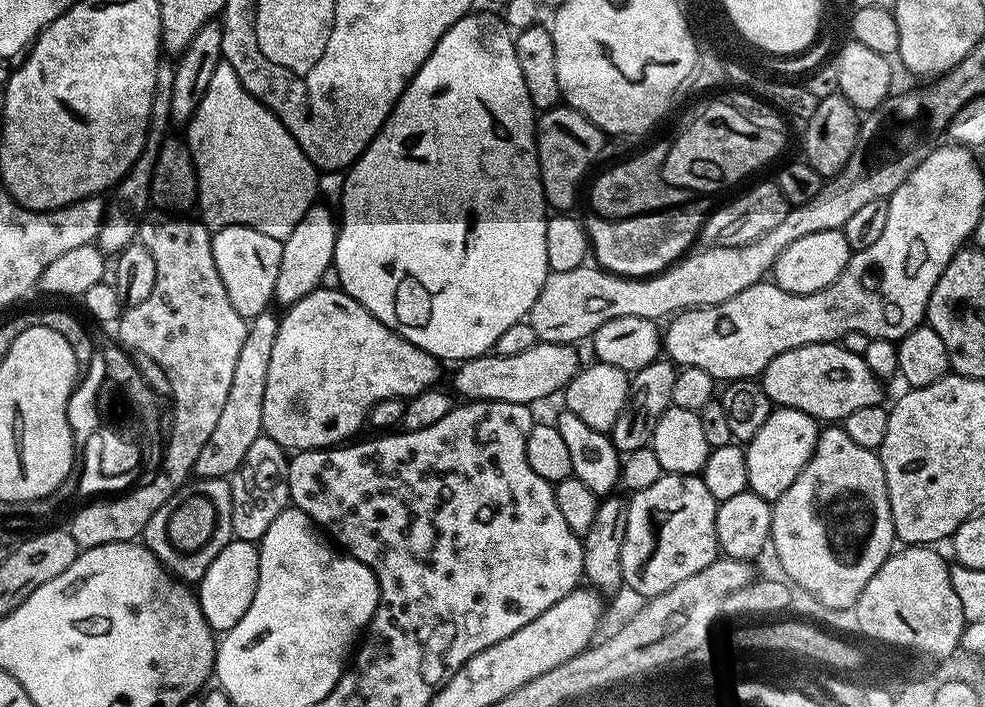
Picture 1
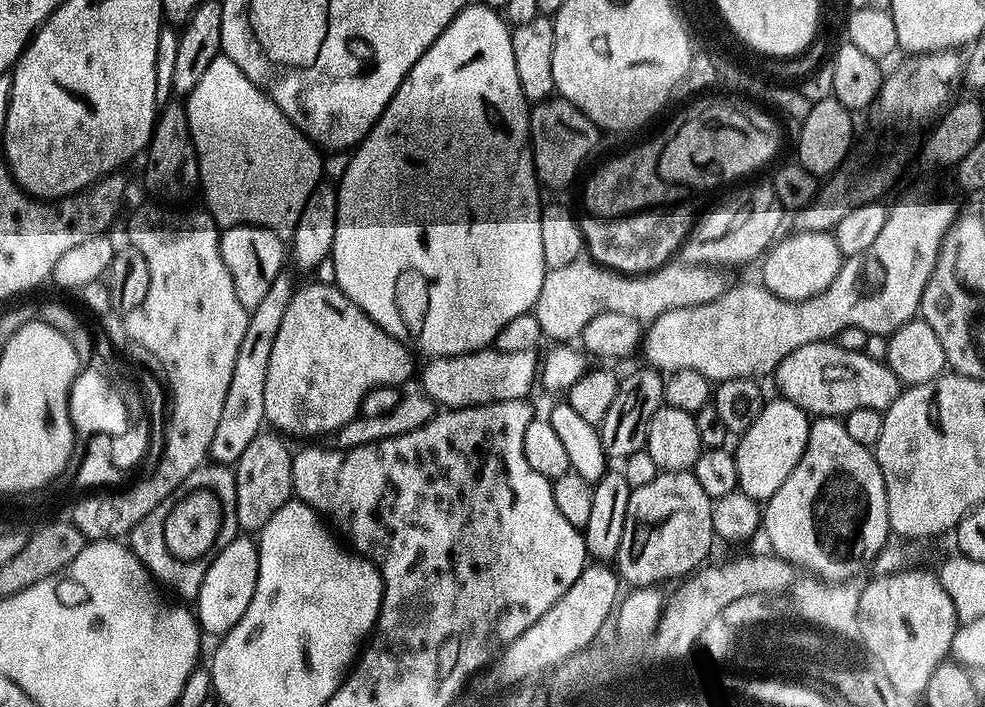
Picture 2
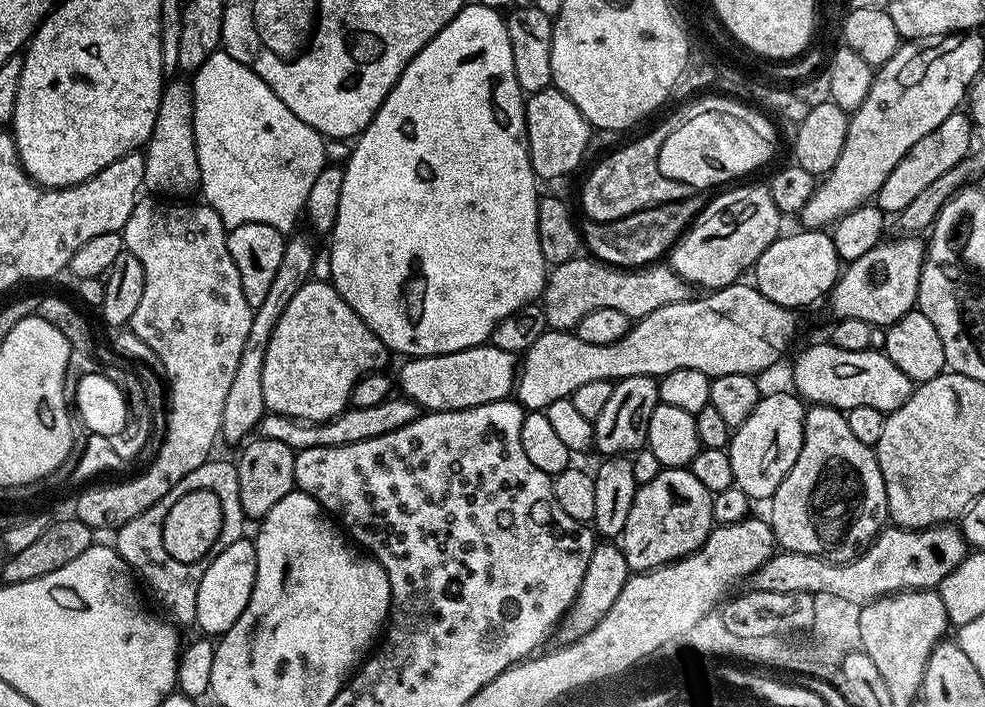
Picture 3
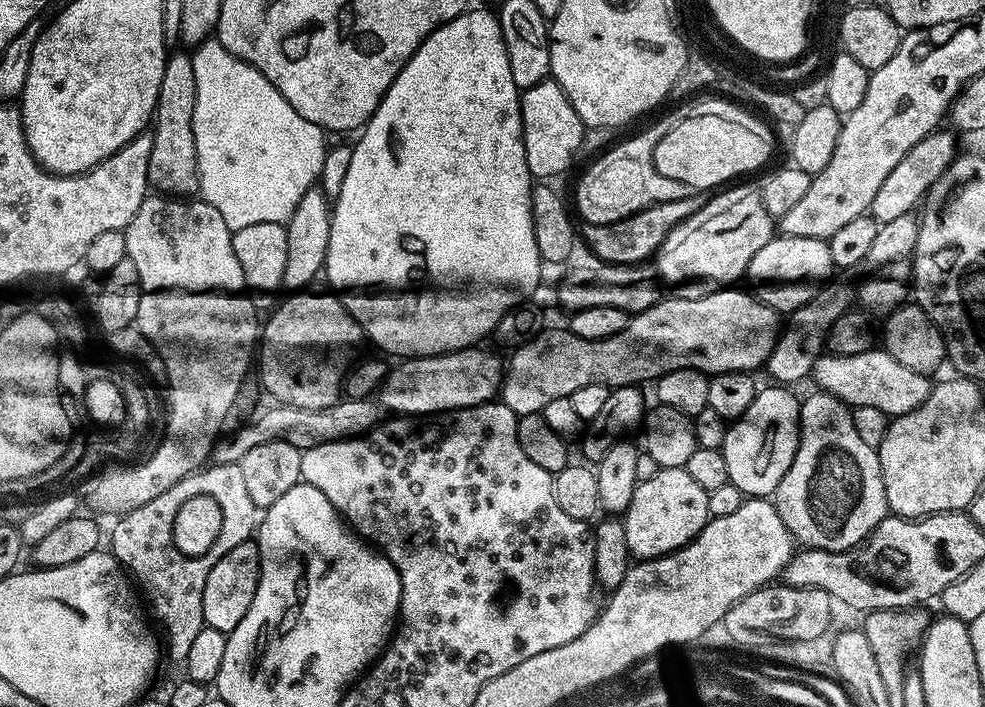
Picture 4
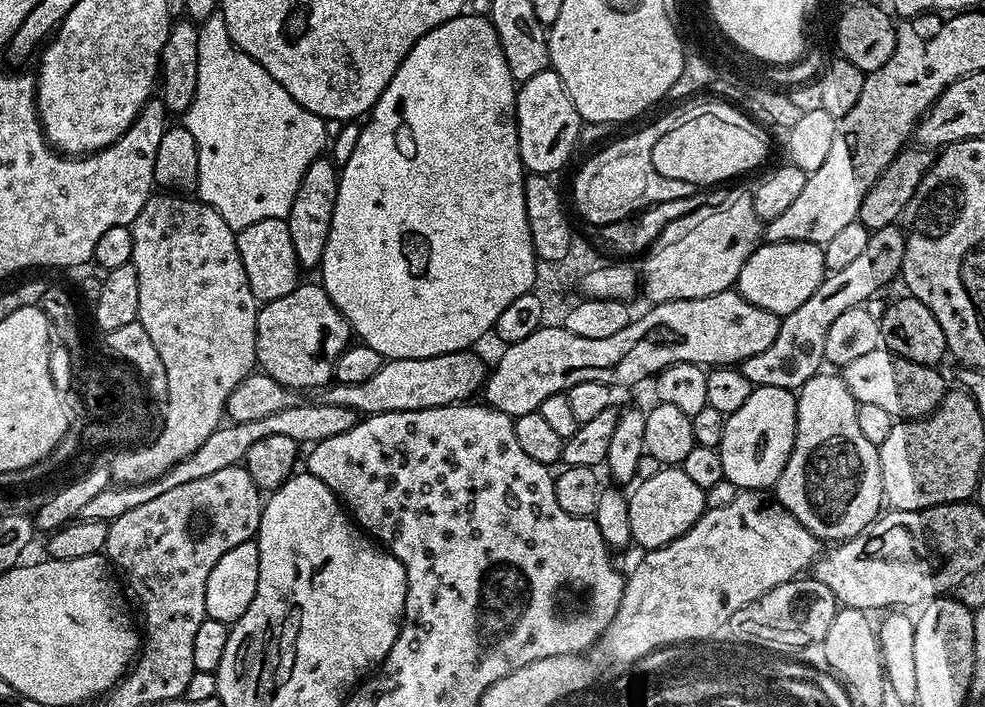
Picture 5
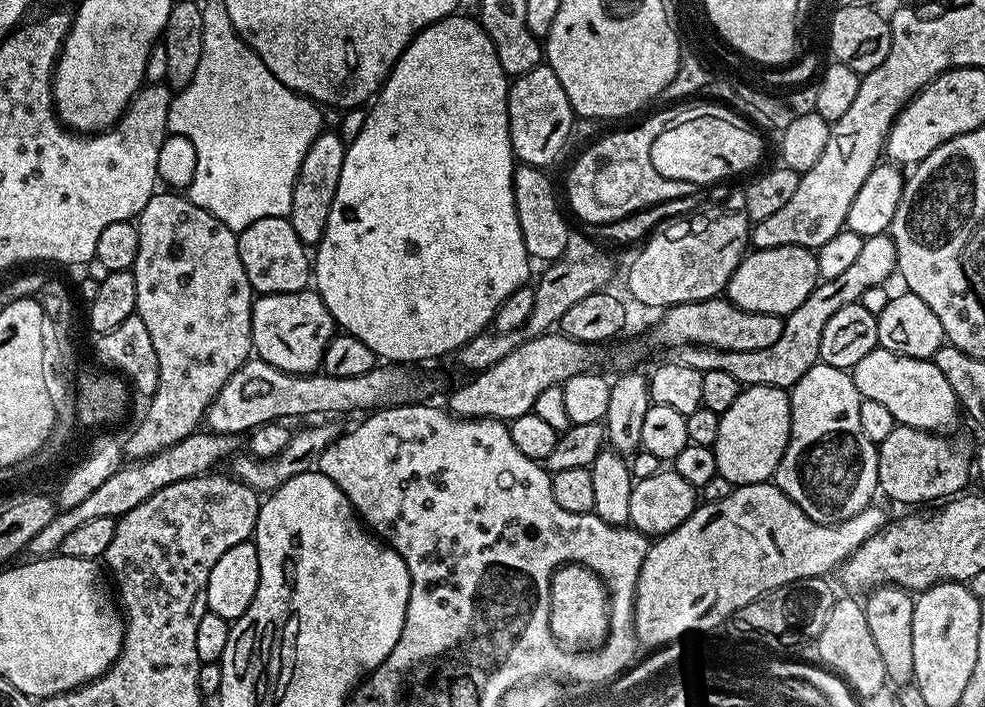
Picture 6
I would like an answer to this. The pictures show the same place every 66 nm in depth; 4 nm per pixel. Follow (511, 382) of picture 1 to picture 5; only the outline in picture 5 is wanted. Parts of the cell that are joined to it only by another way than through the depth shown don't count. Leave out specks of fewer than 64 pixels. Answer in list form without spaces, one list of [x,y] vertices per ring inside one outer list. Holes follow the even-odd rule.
[[[465,350],[463,352],[451,352],[450,354],[442,354],[434,358],[418,358],[417,360],[385,360],[384,365],[378,370],[378,374],[374,374],[374,378],[370,378],[367,382],[354,382],[353,384],[338,384],[331,383],[323,389],[322,400],[323,403],[333,404],[334,406],[350,406],[358,414],[367,414],[370,416],[377,416],[378,414],[386,414],[387,412],[405,412],[406,410],[422,410],[423,408],[437,408],[438,406],[446,406],[447,404],[454,404],[457,402],[468,402],[473,399],[472,396],[481,391],[484,386],[485,380],[488,379],[490,373],[489,365],[484,365],[478,357],[475,356],[475,351]]]

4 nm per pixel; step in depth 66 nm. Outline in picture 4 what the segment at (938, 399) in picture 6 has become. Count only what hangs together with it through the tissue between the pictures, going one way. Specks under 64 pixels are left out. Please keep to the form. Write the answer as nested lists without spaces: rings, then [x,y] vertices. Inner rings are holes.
[[[869,350],[849,356],[825,354],[816,362],[815,380],[817,389],[836,396],[843,404],[852,408],[875,406],[890,418],[901,416],[922,406],[933,386],[933,381],[929,377],[902,366],[902,362],[897,362],[891,354],[883,350]]]

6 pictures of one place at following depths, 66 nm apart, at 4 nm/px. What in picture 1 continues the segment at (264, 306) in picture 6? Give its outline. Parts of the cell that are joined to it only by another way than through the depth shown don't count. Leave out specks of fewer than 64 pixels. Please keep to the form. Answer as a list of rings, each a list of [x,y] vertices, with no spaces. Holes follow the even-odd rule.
[[[318,287],[310,294],[306,294],[306,298],[291,304],[285,312],[288,313],[283,313],[280,316],[278,338],[274,338],[274,351],[270,353],[270,370],[266,374],[266,398],[262,402],[263,435],[269,436],[274,442],[278,442],[285,450],[291,450],[293,453],[313,452],[316,448],[331,448],[343,445],[355,437],[352,435],[360,427],[365,427],[369,410],[378,402],[382,400],[395,401],[397,399],[396,396],[411,398],[437,383],[436,379],[439,378],[440,368],[442,368],[441,361],[426,350],[414,346],[414,342],[402,338],[394,330],[387,328],[382,322],[378,322],[378,318],[374,318],[374,314],[370,314],[370,310],[366,310],[366,306],[362,306],[355,298],[348,296],[339,287]]]

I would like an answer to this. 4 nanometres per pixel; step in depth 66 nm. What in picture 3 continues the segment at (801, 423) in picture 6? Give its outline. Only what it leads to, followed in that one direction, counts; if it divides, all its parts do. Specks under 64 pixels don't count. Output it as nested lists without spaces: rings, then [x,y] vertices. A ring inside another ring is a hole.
[[[818,404],[805,411],[804,441],[798,454],[798,462],[794,462],[790,474],[782,478],[768,506],[766,519],[776,536],[777,545],[783,551],[814,554],[835,564],[855,560],[885,527],[888,520],[886,486],[875,451],[858,442],[858,438],[850,431],[847,415],[841,409]]]

